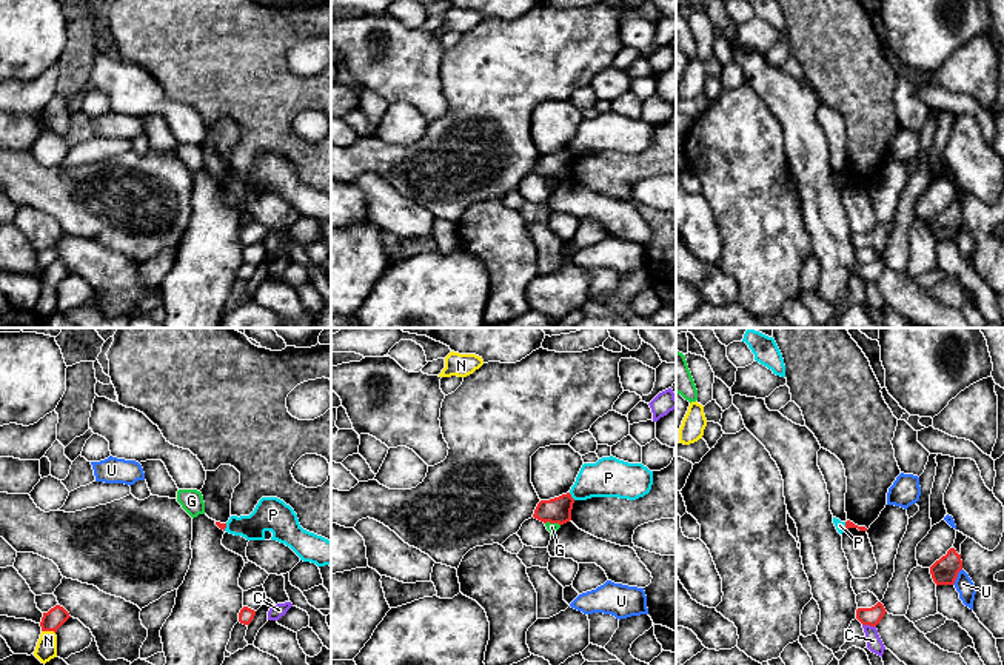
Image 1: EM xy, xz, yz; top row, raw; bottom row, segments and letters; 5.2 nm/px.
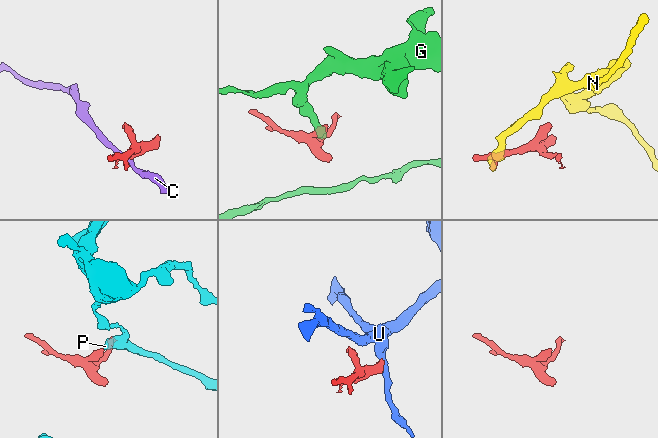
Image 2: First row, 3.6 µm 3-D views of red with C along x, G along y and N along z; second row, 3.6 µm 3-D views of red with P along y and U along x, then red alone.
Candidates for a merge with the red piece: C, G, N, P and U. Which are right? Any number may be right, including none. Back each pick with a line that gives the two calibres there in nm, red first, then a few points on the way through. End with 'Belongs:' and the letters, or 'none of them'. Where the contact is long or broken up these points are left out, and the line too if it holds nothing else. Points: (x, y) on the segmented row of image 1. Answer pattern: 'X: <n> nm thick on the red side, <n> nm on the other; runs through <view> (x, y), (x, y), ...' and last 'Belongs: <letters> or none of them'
G: 140 nm thick on the red side, 50 nm on the other
Belongs: G

